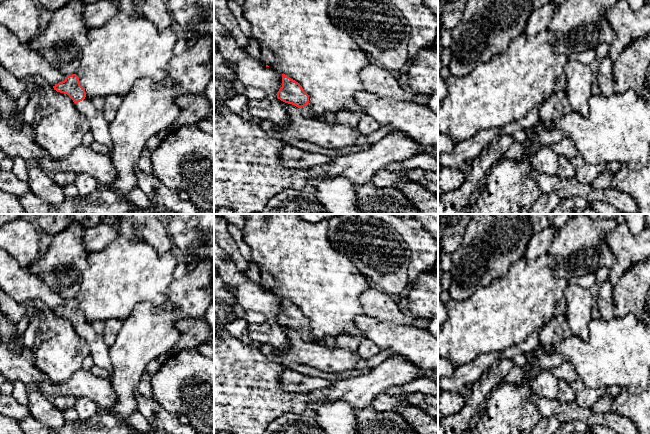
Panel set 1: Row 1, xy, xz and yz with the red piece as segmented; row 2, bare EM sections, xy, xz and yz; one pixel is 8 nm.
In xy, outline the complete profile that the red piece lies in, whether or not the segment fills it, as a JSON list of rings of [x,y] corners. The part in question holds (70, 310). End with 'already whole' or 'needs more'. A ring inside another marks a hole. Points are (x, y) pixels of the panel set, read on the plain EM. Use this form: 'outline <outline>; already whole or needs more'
outline [[[76,298],[68,299],[64,305],[59,306],[53,312],[57,316],[67,318],[73,324],[77,334],[87,341],[94,365],[110,373],[112,370],[109,357],[110,347],[105,343],[103,335],[96,333],[91,323],[86,320],[85,313],[79,307],[78,300]]]; needs more

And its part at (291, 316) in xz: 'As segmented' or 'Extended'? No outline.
Extended

